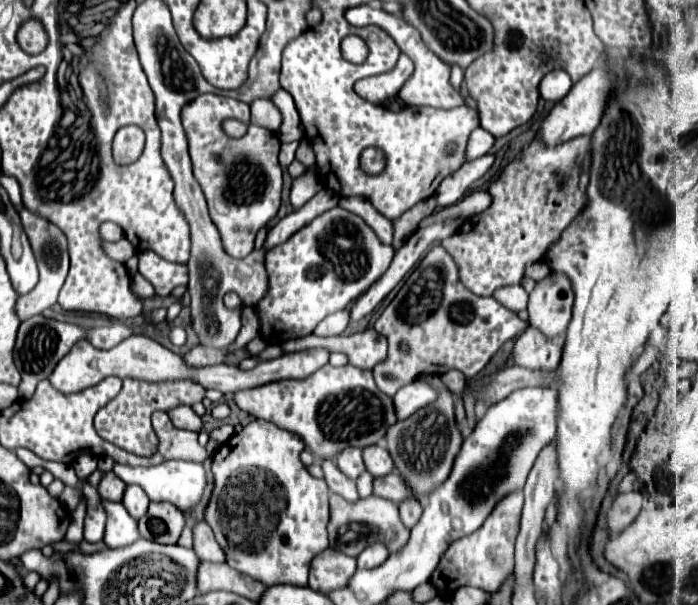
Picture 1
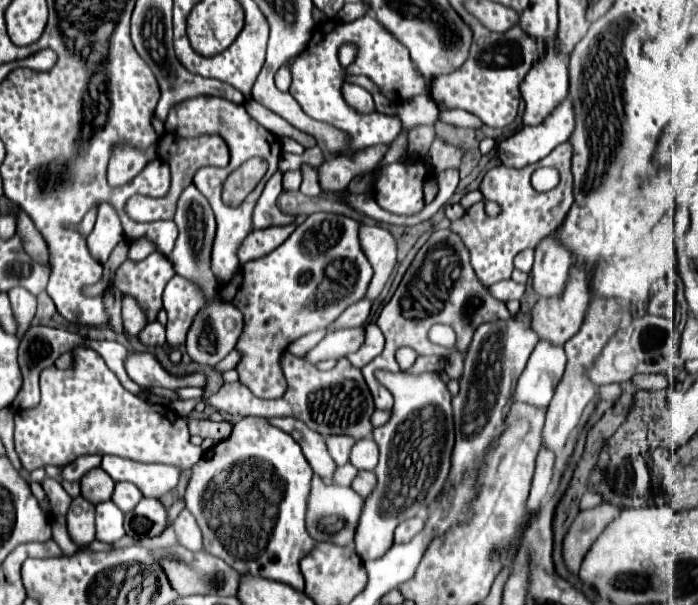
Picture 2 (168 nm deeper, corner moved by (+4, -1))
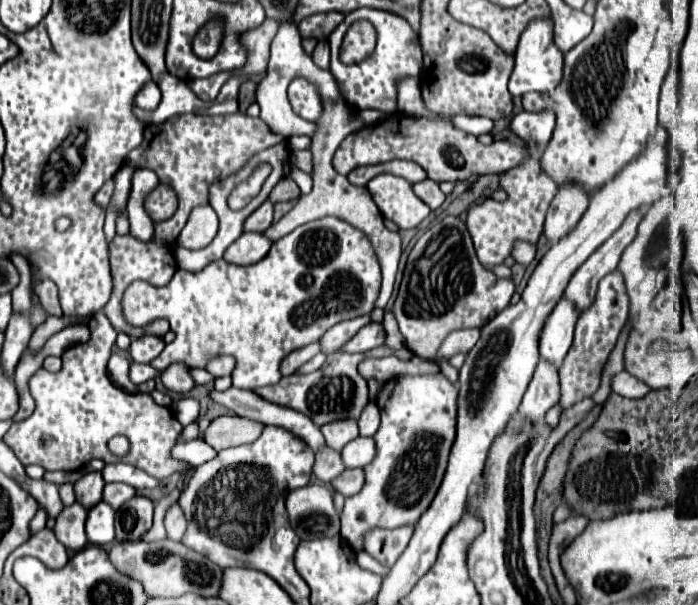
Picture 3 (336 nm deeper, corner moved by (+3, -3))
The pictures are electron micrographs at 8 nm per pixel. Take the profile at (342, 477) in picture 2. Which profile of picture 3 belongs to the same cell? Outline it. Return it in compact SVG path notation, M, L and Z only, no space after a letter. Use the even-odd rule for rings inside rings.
M323 446L323 450L319 450L319 454L315 454L315 464L313 464L313 474L329 484L333 478L337 478L341 472L345 470L339 452L331 450L329 446Z

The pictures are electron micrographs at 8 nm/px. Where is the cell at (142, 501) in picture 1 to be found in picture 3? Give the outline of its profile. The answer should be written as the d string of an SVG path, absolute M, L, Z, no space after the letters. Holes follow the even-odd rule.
M105 484L103 502L107 502L113 510L119 510L121 504L135 496L135 488L129 484Z

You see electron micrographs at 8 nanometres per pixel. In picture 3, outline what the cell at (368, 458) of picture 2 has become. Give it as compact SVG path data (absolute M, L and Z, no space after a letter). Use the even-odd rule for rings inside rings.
M355 438L341 450L343 464L347 468L363 468L375 458L375 442L373 438Z

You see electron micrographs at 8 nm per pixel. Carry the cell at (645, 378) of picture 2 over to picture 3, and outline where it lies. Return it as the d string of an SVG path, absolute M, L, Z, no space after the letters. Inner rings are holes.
M617 372L611 378L611 390L625 398L643 398L651 388L627 372Z

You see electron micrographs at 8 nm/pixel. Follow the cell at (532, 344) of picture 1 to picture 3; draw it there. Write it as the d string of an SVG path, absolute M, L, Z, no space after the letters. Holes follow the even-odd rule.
M635 210L635 214L629 214L627 222L623 222L623 226L615 230L615 234L611 234L611 238L603 242L603 246L599 246L599 250L595 250L571 276L565 296L575 302L579 312L591 306L599 280L617 268L623 250L633 242L637 234L637 226L641 218L643 218L641 210Z

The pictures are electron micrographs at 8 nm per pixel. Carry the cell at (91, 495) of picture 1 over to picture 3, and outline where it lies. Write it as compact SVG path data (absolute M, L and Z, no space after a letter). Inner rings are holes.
M71 504L63 508L63 512L57 516L53 534L59 538L59 542L73 552L79 552L87 546L87 536L85 536L85 520L87 520L87 510L81 504Z

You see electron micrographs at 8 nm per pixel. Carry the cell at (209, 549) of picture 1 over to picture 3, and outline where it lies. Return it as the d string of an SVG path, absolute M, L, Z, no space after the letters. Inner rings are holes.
M173 504L167 508L165 512L165 530L167 530L167 538L171 540L181 540L187 528L187 520L183 516L183 510L179 508L179 504Z

